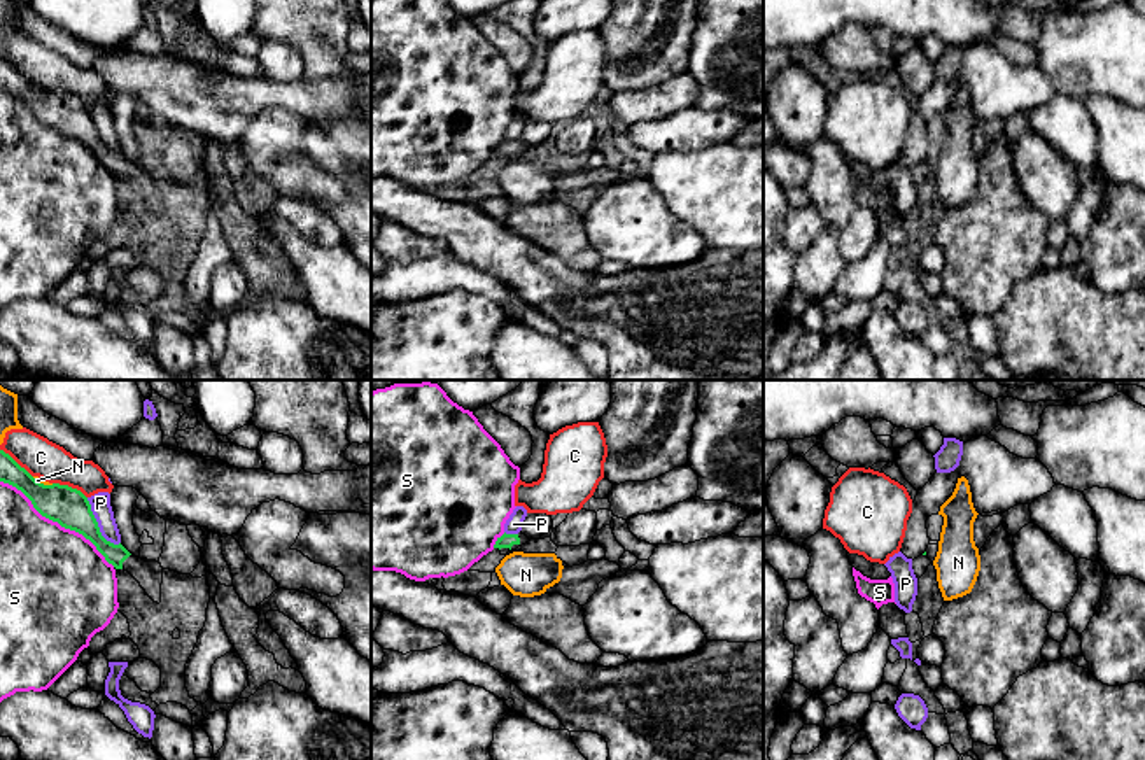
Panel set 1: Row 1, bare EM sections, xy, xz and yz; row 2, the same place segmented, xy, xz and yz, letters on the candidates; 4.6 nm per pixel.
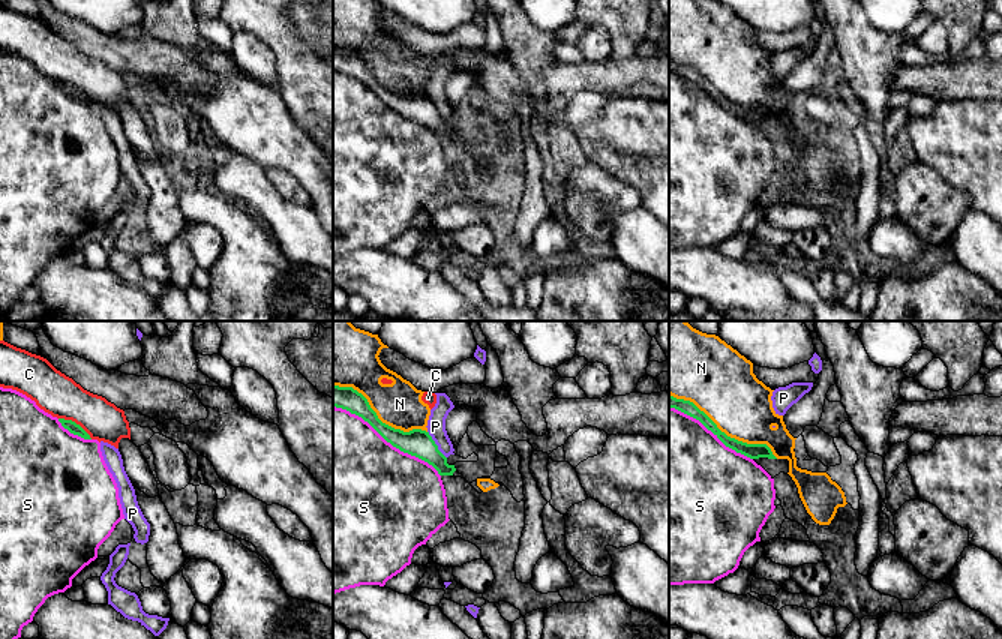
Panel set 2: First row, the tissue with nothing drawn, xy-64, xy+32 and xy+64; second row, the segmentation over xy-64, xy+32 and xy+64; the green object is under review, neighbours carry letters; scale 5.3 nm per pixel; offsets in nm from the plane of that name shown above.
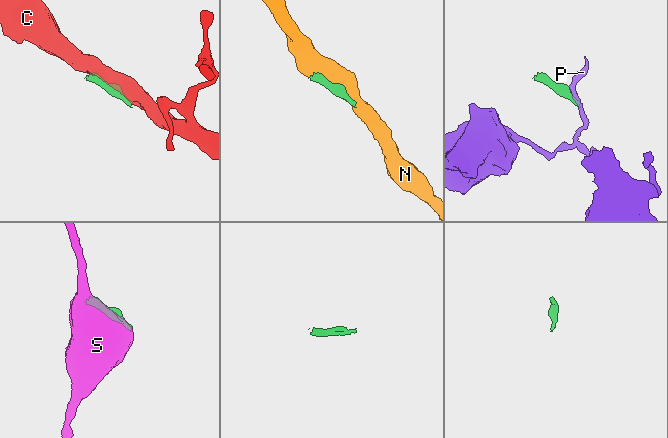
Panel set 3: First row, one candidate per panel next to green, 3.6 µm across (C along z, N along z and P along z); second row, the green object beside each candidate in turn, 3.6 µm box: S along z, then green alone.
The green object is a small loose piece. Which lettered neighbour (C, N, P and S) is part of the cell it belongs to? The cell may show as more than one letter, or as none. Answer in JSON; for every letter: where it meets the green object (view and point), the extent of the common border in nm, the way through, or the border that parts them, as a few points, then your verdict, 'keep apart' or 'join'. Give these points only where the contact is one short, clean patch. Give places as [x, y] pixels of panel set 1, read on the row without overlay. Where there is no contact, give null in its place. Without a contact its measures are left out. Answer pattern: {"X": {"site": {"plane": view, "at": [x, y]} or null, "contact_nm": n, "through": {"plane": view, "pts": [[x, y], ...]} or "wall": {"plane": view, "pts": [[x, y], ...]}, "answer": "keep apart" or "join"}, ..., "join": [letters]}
{"C": {"site": {"plane": "xy", "at": [70, 95]}, "contact_nm": 180, "answer": "keep apart"}, "N": {"site": {"plane": "xy", "at": [42, 91]}, "contact_nm": 110, "answer": "keep apart"}, "P": {"site": {"plane": "xy", "at": [97, 132]}, "contact_nm": 260, "wall": {"plane": "xy", "pts": [[86, 105], [98, 139], [118, 153]]}, "answer": "keep apart"}, "S": {"site": {"plane": "xy", "at": [58, 130]}, "contact_nm": 650, "answer": "keep apart"}, "join": []}

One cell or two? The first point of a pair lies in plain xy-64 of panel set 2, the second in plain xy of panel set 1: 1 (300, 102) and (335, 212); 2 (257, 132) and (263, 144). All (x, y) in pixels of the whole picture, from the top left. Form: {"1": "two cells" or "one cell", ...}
{"1": "two cells", "2": "one cell"}

